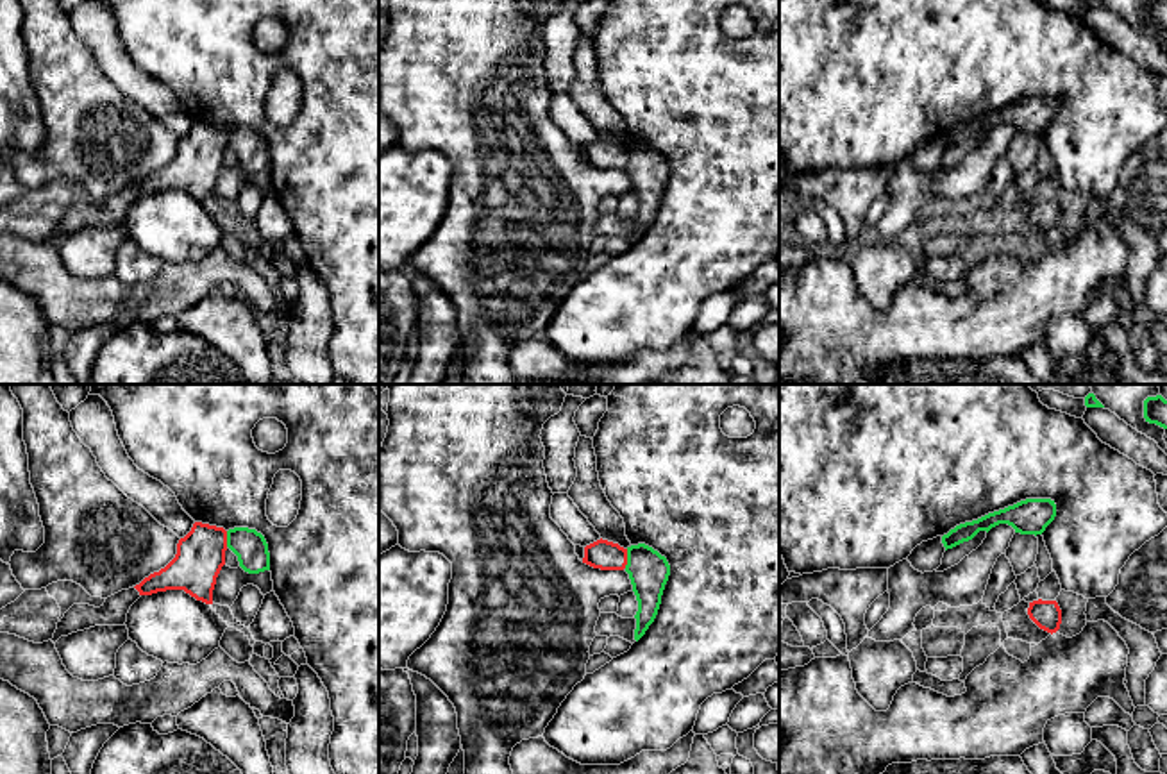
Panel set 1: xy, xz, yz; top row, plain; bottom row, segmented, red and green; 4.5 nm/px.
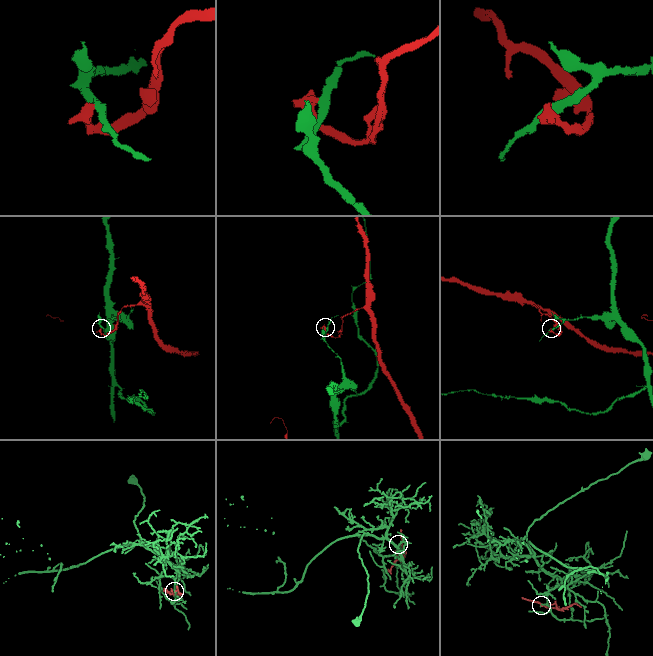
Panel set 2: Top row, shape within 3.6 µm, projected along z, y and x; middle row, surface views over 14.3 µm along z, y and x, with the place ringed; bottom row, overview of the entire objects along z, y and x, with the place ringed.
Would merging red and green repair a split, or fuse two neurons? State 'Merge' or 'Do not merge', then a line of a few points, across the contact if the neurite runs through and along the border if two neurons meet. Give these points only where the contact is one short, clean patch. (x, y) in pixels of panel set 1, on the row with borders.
Do not merge. Line: xz (628, 549), (628, 563), (624, 567)

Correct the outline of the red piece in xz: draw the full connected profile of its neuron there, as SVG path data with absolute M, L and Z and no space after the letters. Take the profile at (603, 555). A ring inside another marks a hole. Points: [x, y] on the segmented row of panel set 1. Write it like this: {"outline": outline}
{"outline": "M600 538L584 547L583 563L600 570L624 570L627 565L627 549Z"}

